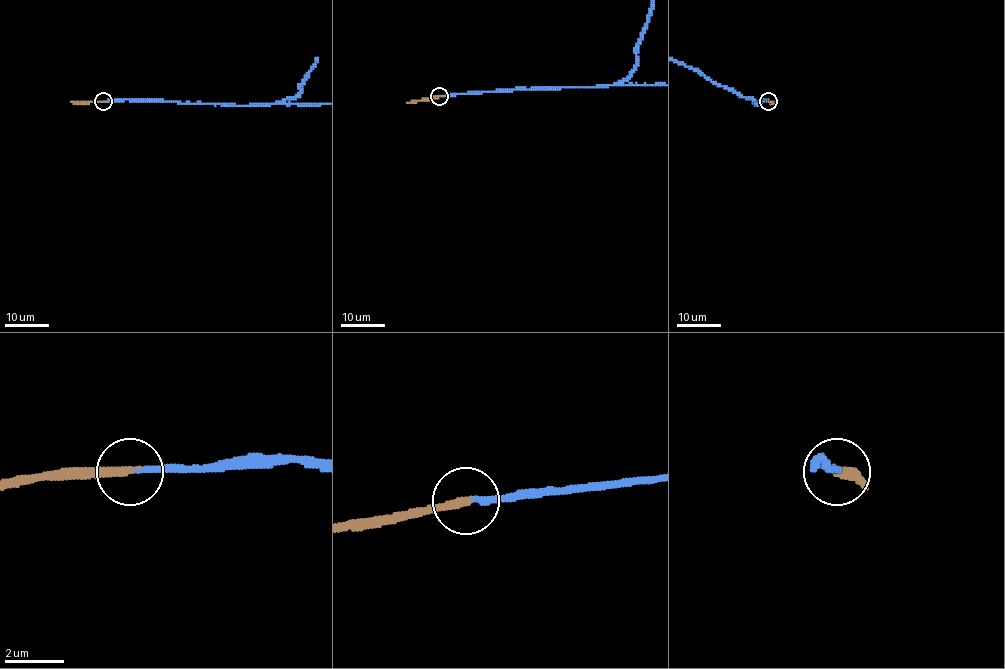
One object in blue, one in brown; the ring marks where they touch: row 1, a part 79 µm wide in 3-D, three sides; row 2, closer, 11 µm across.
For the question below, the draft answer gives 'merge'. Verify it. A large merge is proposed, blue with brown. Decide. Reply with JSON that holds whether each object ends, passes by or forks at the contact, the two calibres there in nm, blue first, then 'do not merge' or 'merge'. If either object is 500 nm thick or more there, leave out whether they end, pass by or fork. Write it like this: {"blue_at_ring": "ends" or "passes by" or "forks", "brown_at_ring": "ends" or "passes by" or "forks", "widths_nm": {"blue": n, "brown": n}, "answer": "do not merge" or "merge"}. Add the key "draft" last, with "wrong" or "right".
{"blue_at_ring": "ends", "brown_at_ring": "ends", "widths_nm": {"blue": 170, "brown": 280}, "answer": "merge", "draft": "right"}

